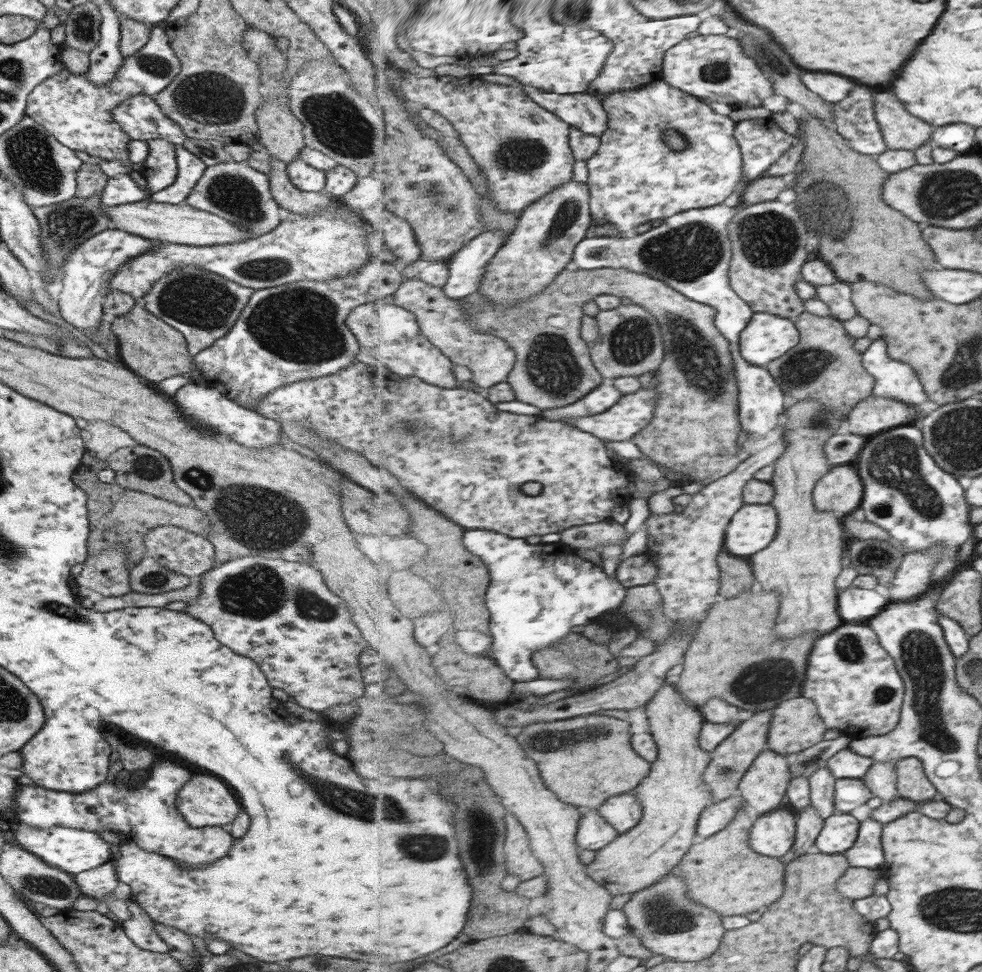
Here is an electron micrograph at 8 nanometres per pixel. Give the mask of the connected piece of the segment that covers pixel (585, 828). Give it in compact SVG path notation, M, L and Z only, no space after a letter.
M599 812L587 813L579 823L578 845L581 850L598 851L613 843L619 835L620 832Z

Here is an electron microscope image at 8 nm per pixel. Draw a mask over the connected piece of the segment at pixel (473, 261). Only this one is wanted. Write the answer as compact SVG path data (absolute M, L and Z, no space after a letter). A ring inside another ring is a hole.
M485 231L448 260L450 279L444 287L451 298L465 298L478 292L489 262L506 242L505 231Z

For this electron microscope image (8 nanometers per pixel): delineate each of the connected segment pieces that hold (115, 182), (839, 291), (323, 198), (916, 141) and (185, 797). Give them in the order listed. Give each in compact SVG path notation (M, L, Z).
M130 172L109 177L100 194L103 207L137 203L145 199L145 192L133 182Z
M838 280L835 284L818 286L816 291L817 297L828 304L831 317L846 321L858 315L849 282Z
M269 156L269 165L271 169L266 174L269 182L269 191L271 198L281 208L285 208L289 213L306 215L309 213L318 213L325 207L343 207L346 208L338 199L318 192L303 192L289 183L286 175L286 165L279 162L277 158Z
M875 90L874 97L877 121L889 150L916 151L932 140L935 127L928 124L925 120L921 120L921 118L915 116L911 111L908 111L903 101L893 90L887 90L887 92L883 90L883 92L879 92L879 94L877 94L877 90Z
M193 776L179 790L175 808L193 828L223 827L236 817L241 804L221 780Z

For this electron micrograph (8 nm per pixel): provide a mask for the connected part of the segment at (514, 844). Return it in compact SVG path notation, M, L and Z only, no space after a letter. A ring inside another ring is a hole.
M507 812L505 816L507 840L505 840L506 875L515 875L521 880L529 880L533 876L543 875L542 863L529 849L529 836L523 828L523 823L517 817Z

